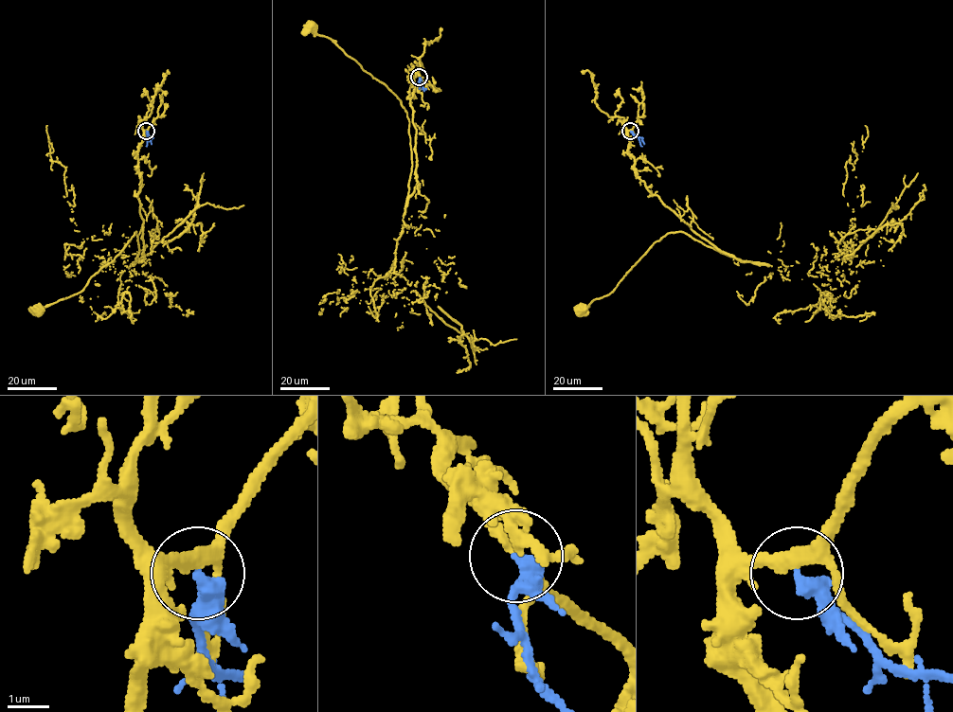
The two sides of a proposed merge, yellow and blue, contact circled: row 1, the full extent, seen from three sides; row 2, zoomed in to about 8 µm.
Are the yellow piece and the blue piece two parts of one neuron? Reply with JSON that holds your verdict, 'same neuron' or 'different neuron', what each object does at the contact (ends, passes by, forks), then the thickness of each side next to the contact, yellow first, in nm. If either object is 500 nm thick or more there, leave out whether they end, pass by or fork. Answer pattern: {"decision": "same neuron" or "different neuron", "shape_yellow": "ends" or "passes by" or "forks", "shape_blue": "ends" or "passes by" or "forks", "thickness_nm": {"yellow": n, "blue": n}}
{"decision": "different neuron", "shape_yellow": "forks", "shape_blue": "ends", "thickness_nm": {"yellow": 240, "blue": 440}}

